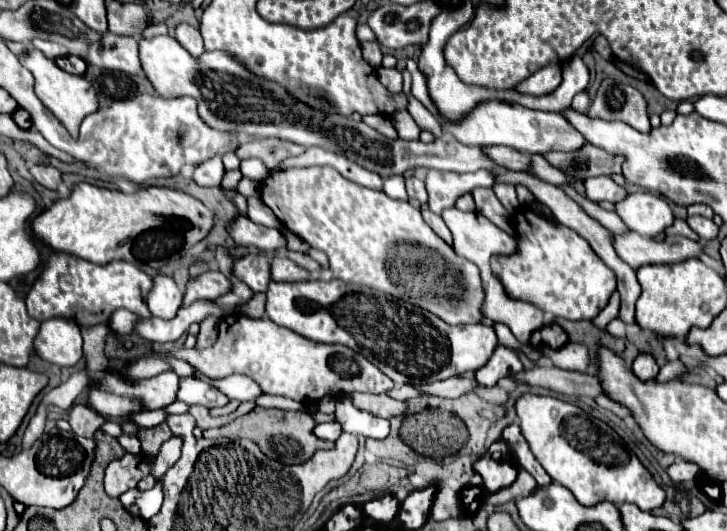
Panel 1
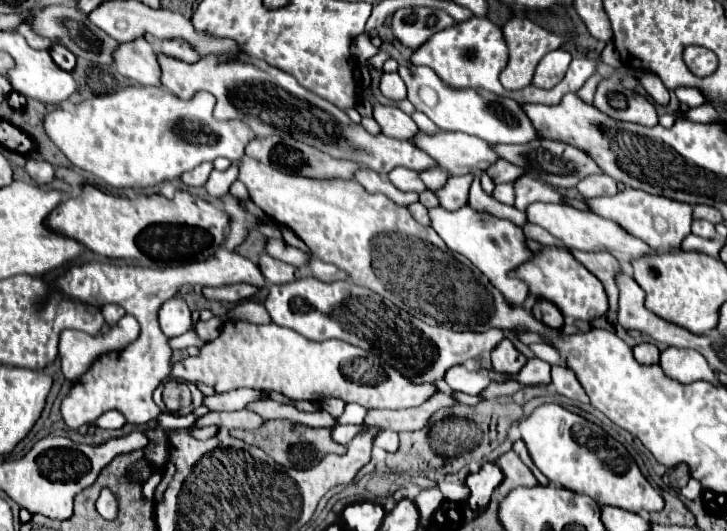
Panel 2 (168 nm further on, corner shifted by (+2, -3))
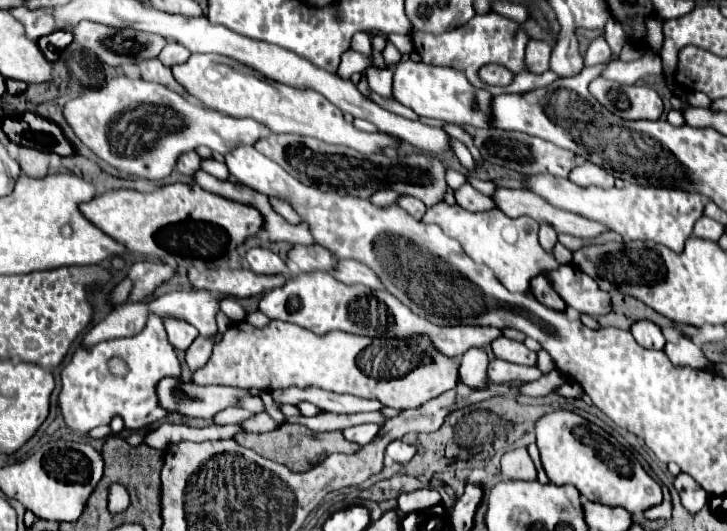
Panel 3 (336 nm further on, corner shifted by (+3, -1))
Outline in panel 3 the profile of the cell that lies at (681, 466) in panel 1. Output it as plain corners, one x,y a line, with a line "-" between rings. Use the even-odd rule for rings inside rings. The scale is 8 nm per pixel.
681,473
675,479
675,489
677,489
679,497
681,497
683,507
693,515
697,515
709,501
709,493
701,485
698,485
697,481
693,481
693,477
689,477
685,473

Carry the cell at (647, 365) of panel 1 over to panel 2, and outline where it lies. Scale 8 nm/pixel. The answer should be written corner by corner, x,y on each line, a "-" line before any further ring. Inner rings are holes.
642,343
642,345
636,345
634,347
634,357
638,359
638,363
658,363
660,359
660,351
656,345
650,345
650,343

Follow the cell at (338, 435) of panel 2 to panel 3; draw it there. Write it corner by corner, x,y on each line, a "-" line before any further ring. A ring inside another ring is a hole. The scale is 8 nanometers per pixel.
357,425
357,427
349,427
343,431
347,441
355,441
359,445
367,445
369,441
373,441
373,437
377,437
377,433
381,431
379,425

